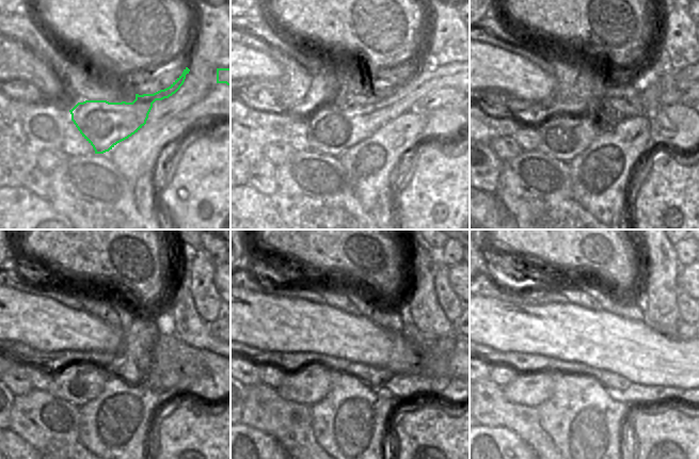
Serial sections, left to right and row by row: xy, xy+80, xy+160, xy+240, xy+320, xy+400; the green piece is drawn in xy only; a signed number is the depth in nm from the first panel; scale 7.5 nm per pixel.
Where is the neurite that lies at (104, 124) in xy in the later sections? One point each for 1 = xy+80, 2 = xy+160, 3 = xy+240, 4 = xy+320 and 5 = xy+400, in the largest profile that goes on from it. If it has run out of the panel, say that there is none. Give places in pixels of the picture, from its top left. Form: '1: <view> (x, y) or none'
1: xy+80 (333, 130)
2: xy+160 (564, 139)
3: xy+240 (79, 382)
4: xy+320 (310, 385)
5: xy+400 (528, 389)

